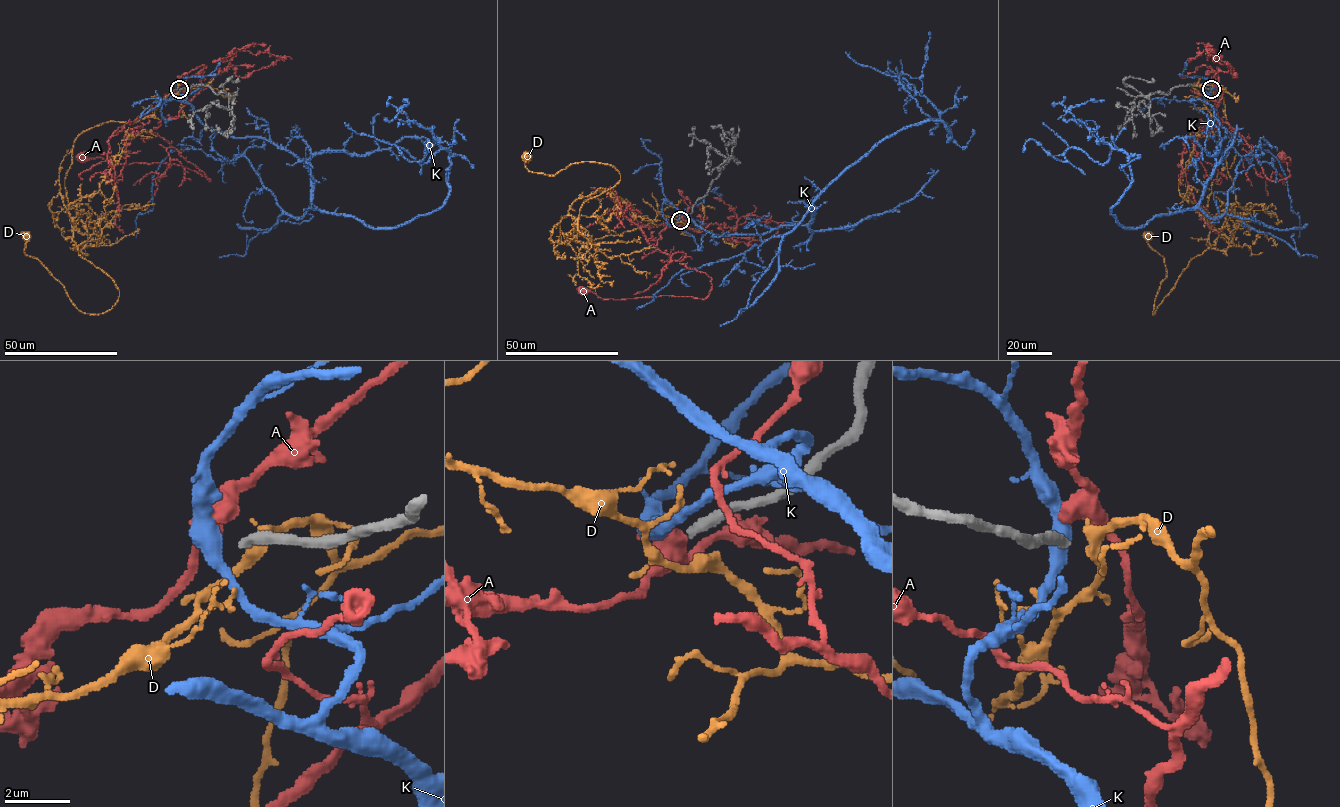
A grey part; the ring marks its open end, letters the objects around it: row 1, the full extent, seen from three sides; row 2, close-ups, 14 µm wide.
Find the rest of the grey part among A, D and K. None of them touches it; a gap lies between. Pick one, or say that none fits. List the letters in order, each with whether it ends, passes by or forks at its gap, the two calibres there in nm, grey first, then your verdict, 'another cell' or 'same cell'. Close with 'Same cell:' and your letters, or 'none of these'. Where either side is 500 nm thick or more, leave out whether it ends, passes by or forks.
A: 320/600 nm | another cell
D: it passes by | 320/340 nm | another cell
K: 320/500 nm | another cell
Same cell: none of these

